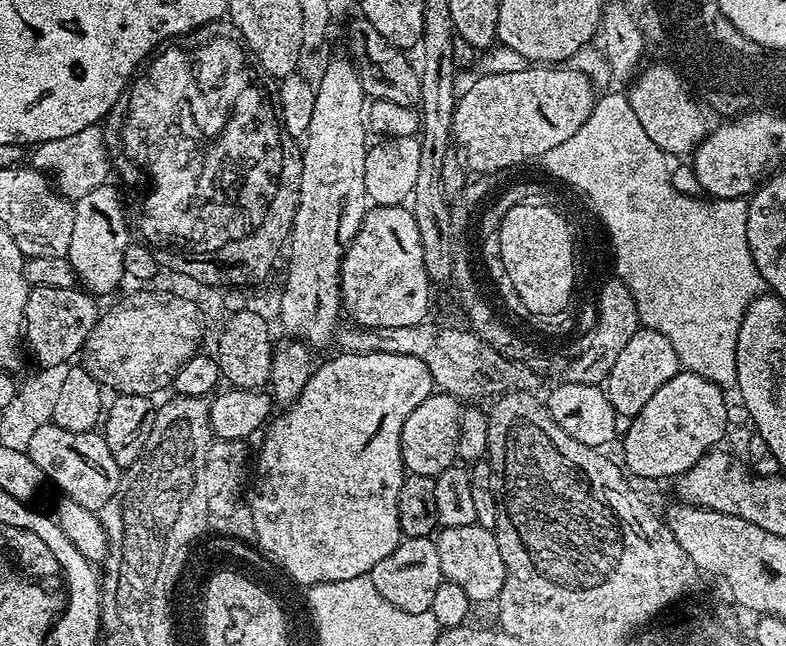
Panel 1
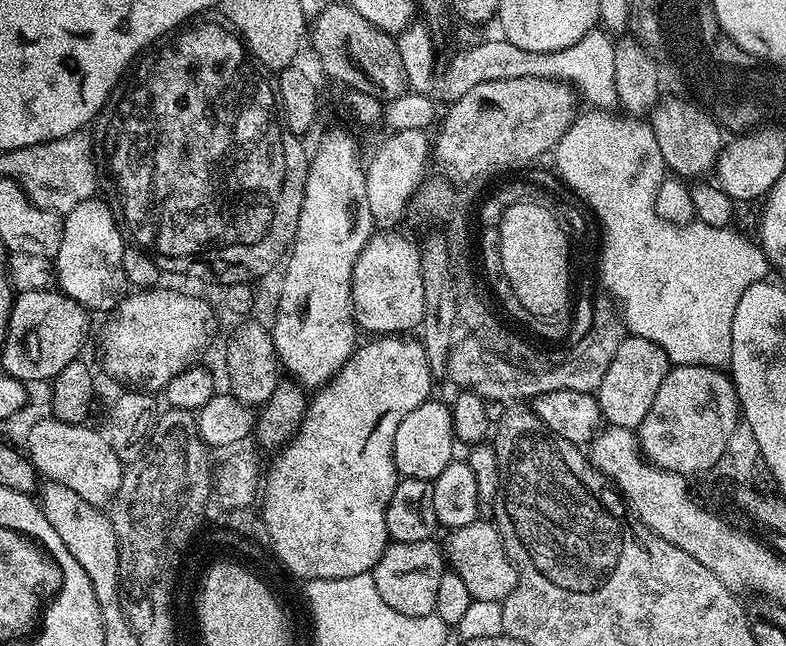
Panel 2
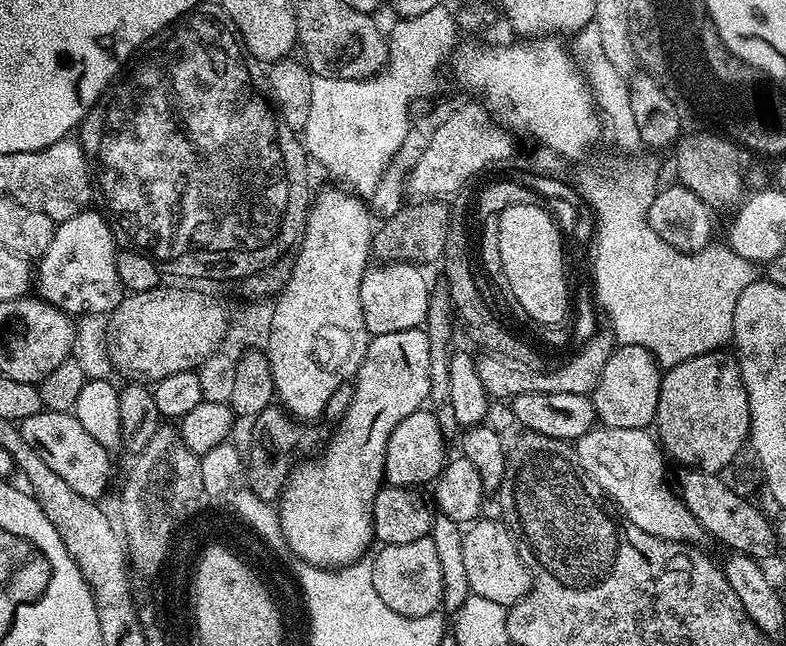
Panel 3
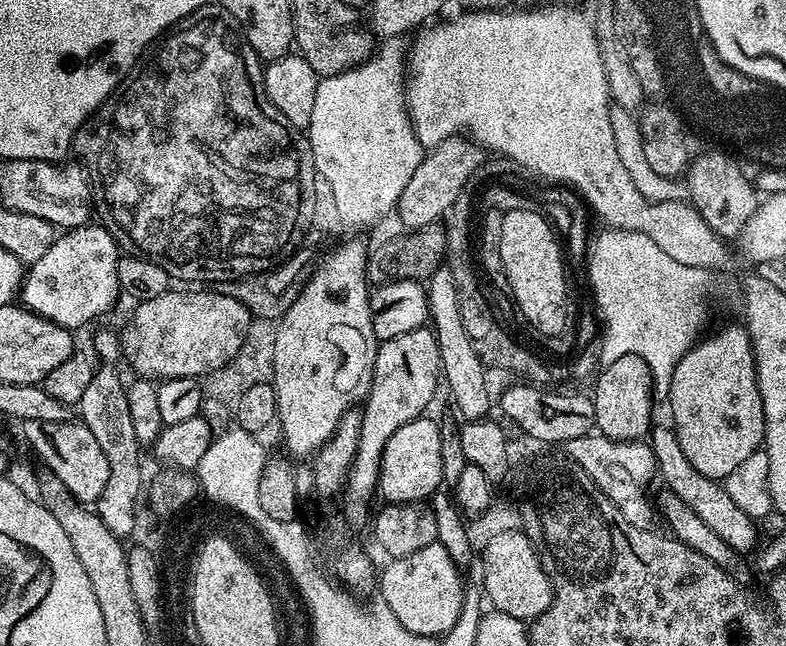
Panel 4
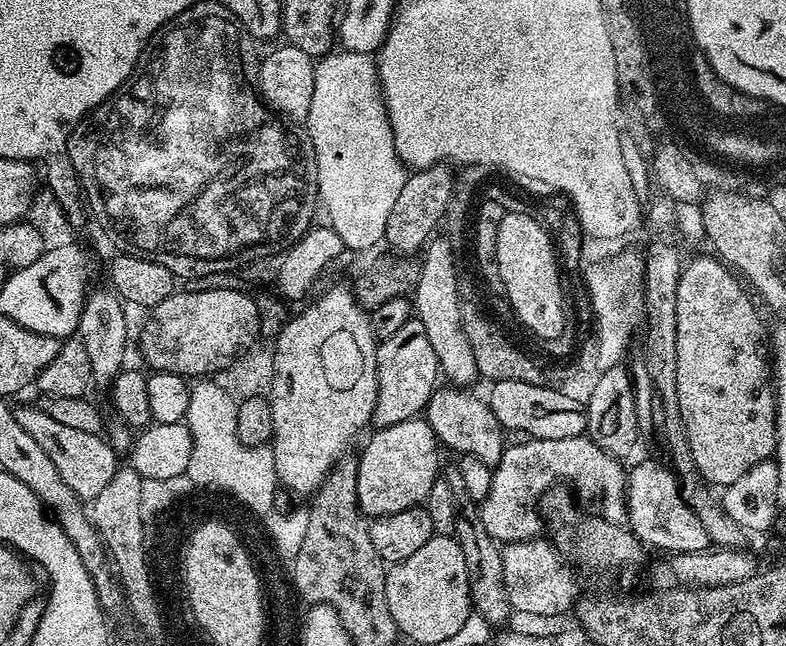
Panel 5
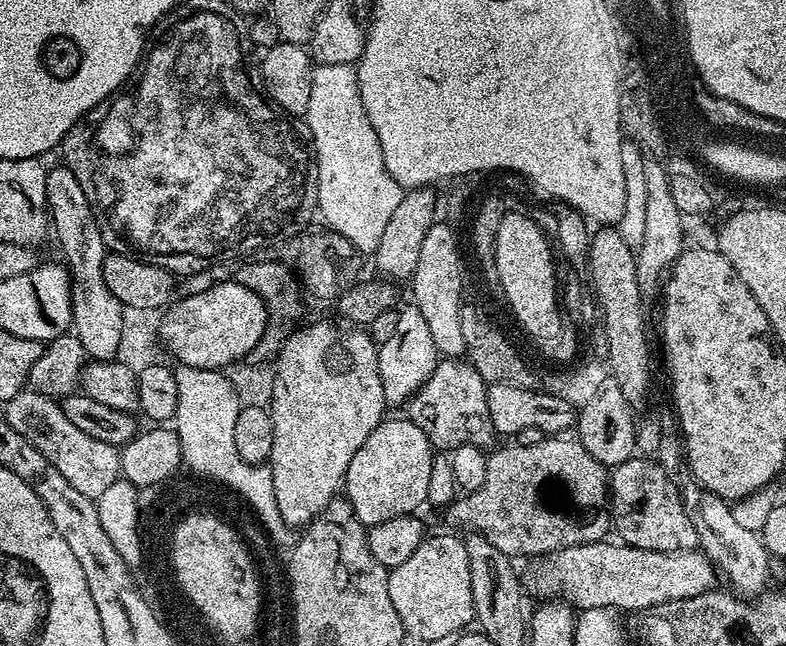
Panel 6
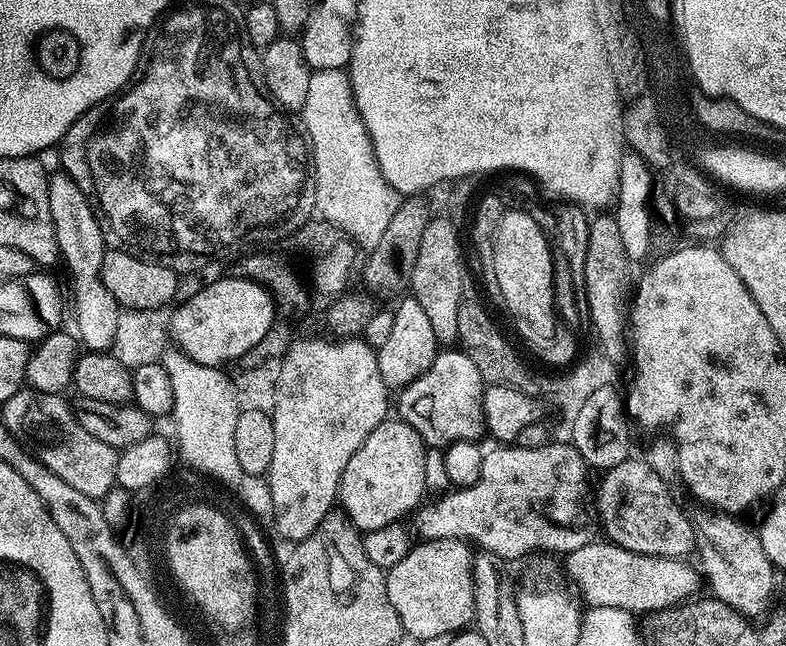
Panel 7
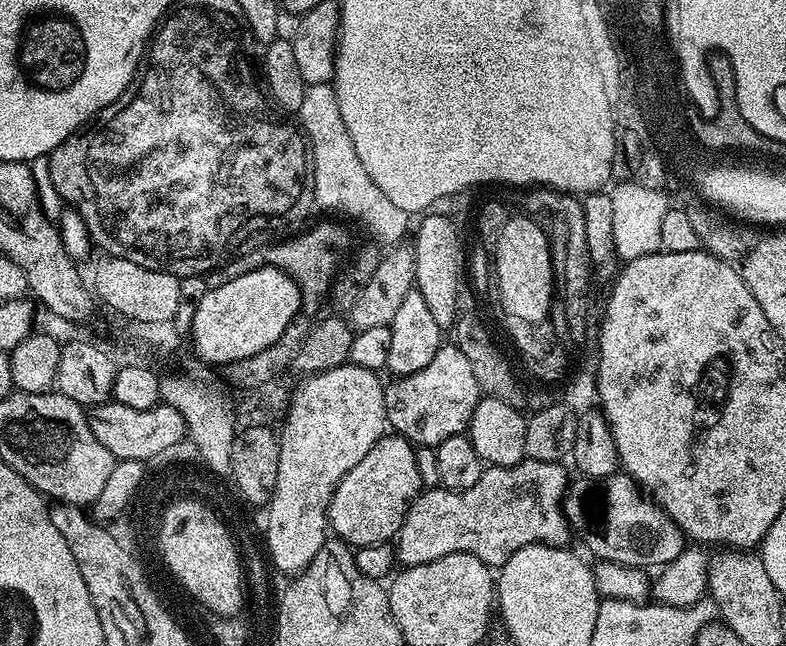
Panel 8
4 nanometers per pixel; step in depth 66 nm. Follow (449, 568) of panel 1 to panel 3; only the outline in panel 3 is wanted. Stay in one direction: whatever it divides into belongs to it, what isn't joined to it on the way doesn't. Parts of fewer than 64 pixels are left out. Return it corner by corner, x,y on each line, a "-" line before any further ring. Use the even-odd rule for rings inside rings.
481,518
476,523
467,525
463,535
463,565
466,566
471,594
511,606
532,589
532,576
520,557
520,548
516,544
515,536
503,519

